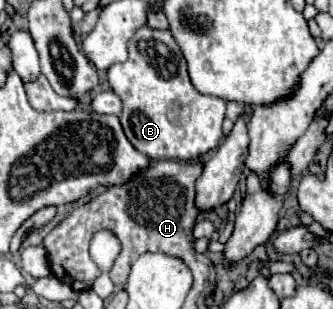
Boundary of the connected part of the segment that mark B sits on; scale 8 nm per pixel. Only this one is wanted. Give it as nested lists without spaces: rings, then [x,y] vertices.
[[[148,25],[138,29],[134,37],[128,41],[128,61],[116,63],[108,69],[108,83],[124,103],[124,109],[120,113],[120,123],[124,127],[126,137],[142,155],[150,159],[192,161],[216,149],[220,139],[224,137],[222,121],[226,113],[226,103],[216,97],[206,97],[194,89],[186,71],[186,59],[170,31],[150,29]]]

